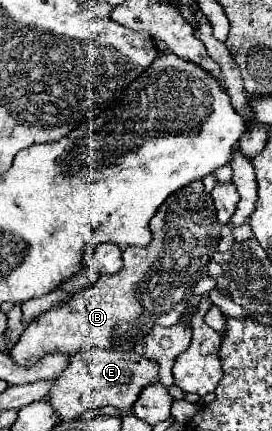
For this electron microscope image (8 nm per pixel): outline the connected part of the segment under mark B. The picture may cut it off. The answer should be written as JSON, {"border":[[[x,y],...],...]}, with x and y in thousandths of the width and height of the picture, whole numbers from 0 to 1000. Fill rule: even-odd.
{"border":[[[743,422],[662,436],[625,469],[632,483],[588,478],[559,506],[559,561],[537,575],[471,571],[449,589],[456,617],[419,640],[368,650],[272,682],[228,715],[162,724],[103,752],[59,794],[59,845],[110,854],[169,821],[279,821],[324,807],[485,812],[493,789],[522,789],[566,752],[647,752],[676,729],[713,664],[757,640],[765,608],[809,557],[809,520],[779,455],[743,441]]]}

